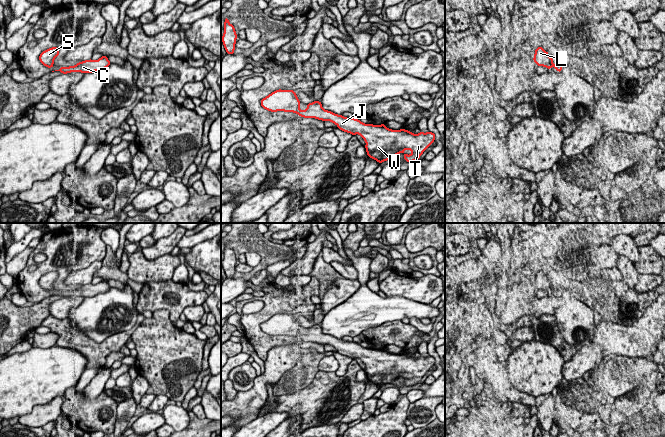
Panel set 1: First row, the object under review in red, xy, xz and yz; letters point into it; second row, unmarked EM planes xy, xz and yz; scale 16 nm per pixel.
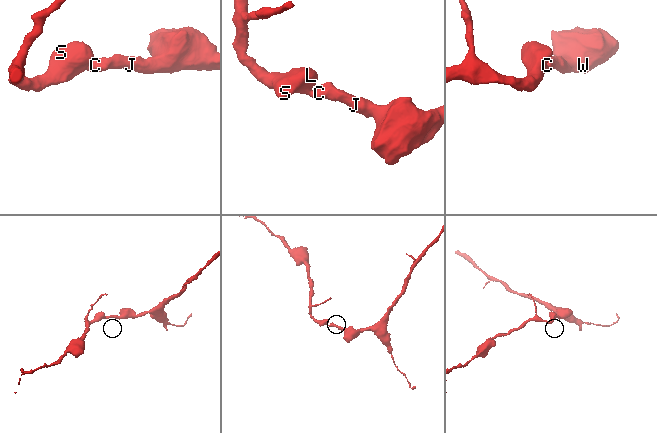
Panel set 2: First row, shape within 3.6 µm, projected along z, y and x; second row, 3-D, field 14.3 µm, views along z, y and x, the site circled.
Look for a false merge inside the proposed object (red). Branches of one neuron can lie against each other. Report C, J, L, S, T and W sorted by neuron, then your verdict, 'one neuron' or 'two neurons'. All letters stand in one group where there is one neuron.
C J L S T W | one neuron

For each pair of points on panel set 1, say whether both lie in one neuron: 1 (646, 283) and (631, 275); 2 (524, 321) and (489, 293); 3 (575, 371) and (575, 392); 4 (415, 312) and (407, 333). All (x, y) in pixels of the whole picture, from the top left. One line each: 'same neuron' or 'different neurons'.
1: different neurons
2: same neuron
3: different neurons
4: different neurons

